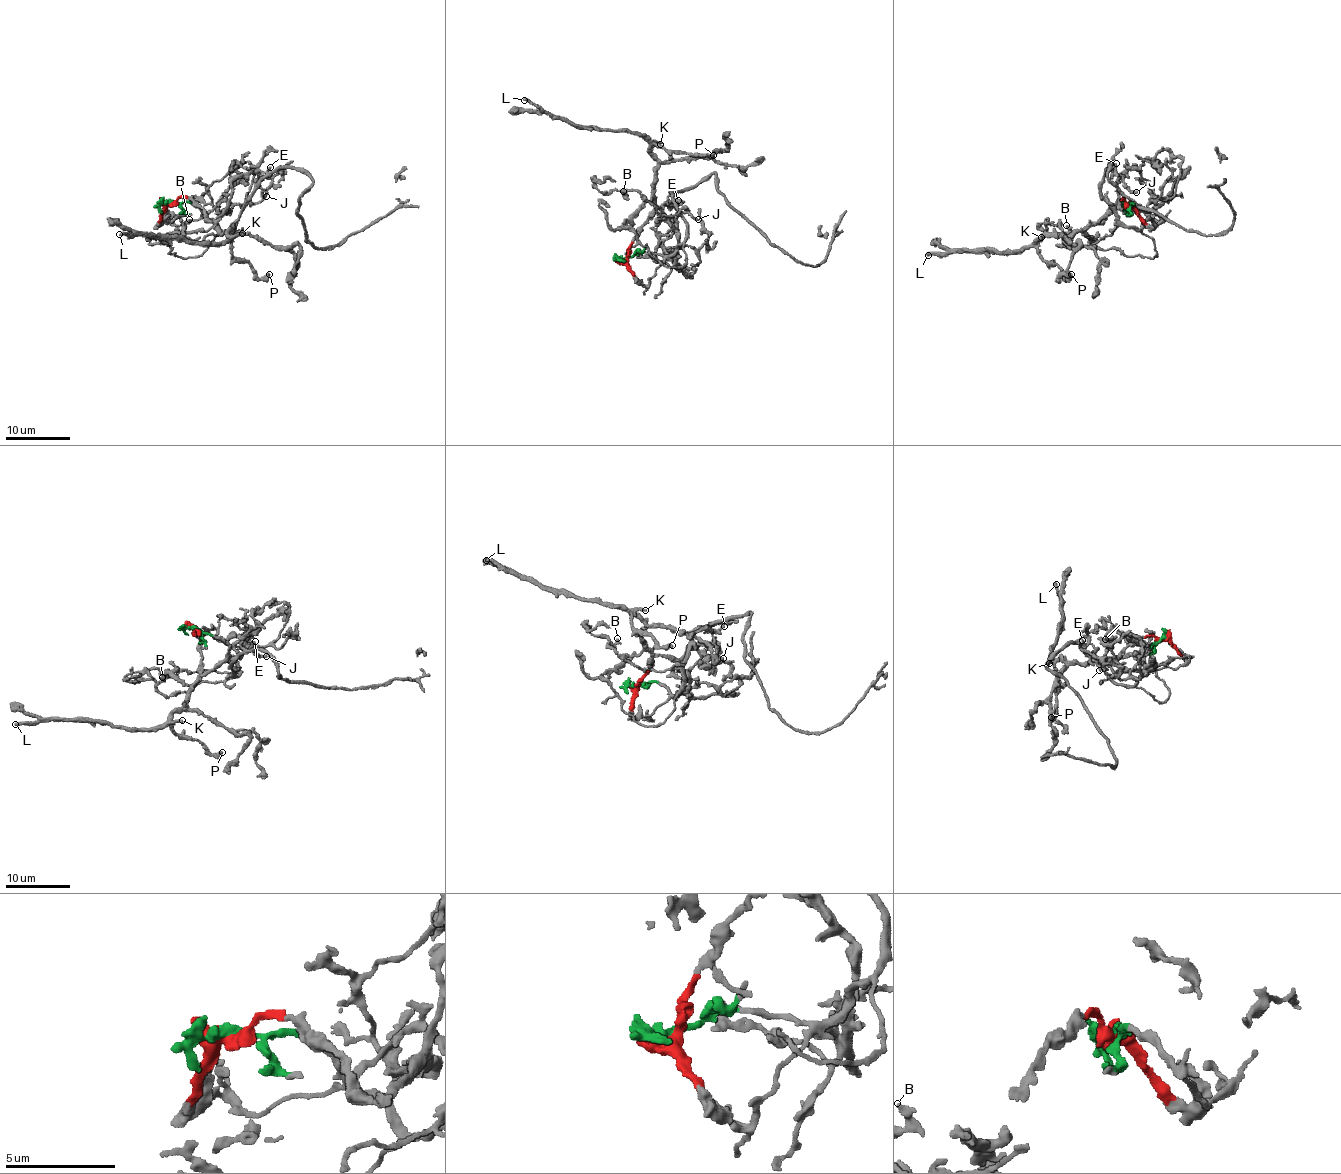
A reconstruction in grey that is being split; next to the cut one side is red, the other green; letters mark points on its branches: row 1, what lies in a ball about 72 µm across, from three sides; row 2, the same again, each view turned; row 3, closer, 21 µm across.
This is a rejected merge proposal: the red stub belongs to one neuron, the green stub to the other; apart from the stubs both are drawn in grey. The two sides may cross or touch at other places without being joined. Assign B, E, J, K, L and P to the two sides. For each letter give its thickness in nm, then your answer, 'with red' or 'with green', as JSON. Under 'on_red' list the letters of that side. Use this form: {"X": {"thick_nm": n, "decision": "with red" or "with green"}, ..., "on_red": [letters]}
{"B": {"thick_nm": 320, "decision": "with green"}, "E": {"thick_nm": 200, "decision": "with green"}, "J": {"thick_nm": 220, "decision": "with green"}, "K": {"thick_nm": 280, "decision": "with red"}, "L": {"thick_nm": 320, "decision": "with red"}, "P": {"thick_nm": 360, "decision": "with red"}, "on_red": ["K", "L", "P"]}

